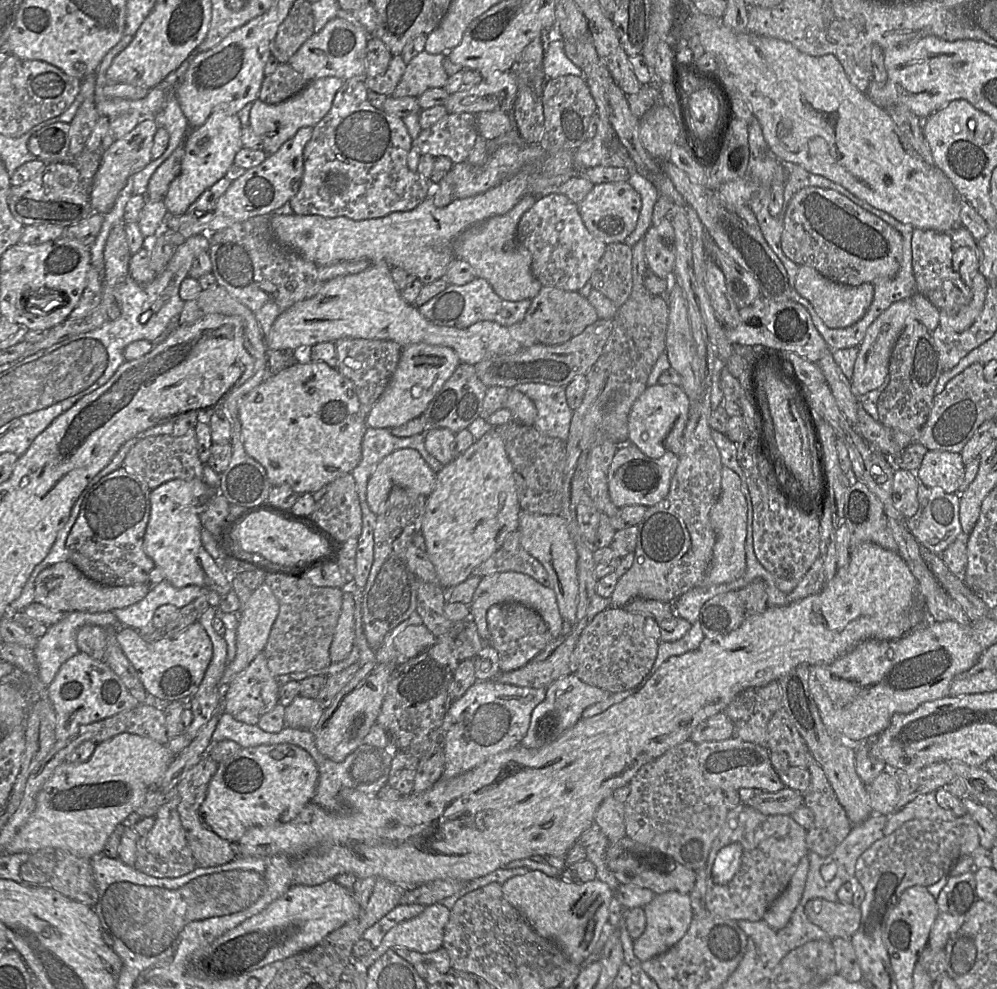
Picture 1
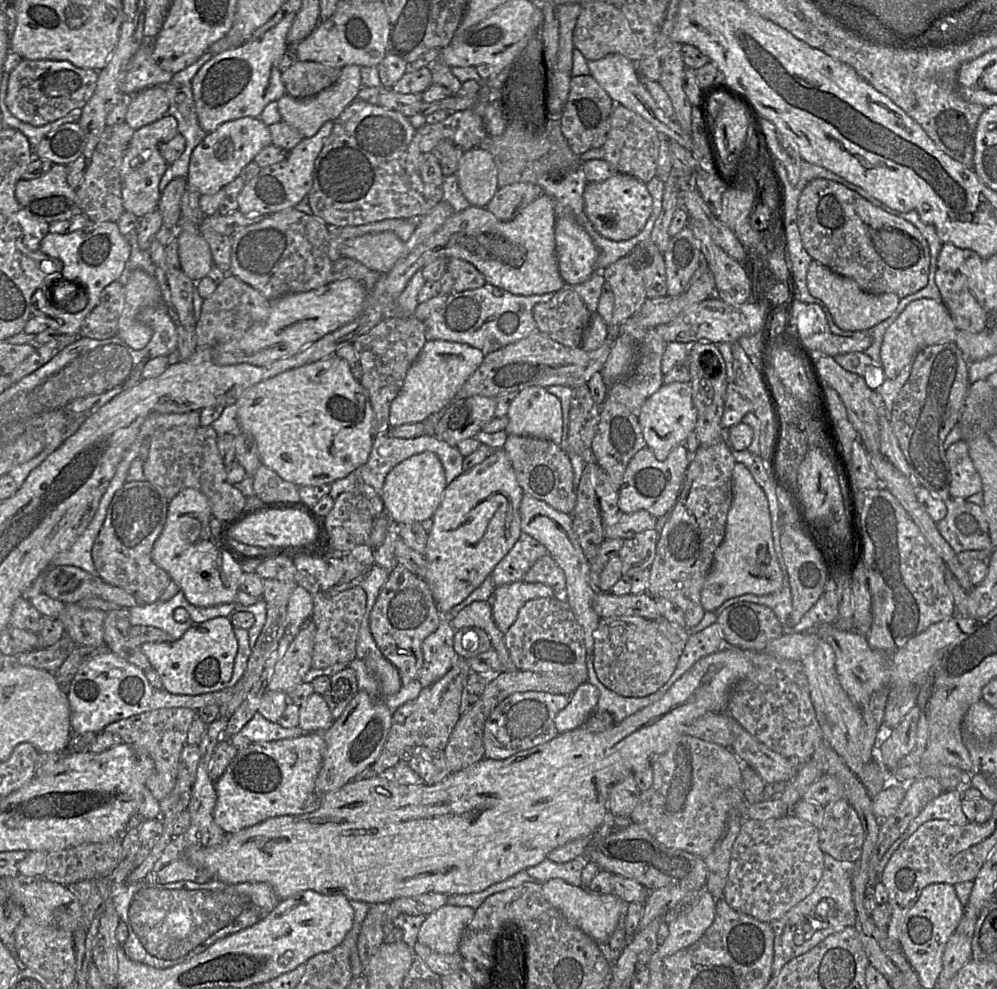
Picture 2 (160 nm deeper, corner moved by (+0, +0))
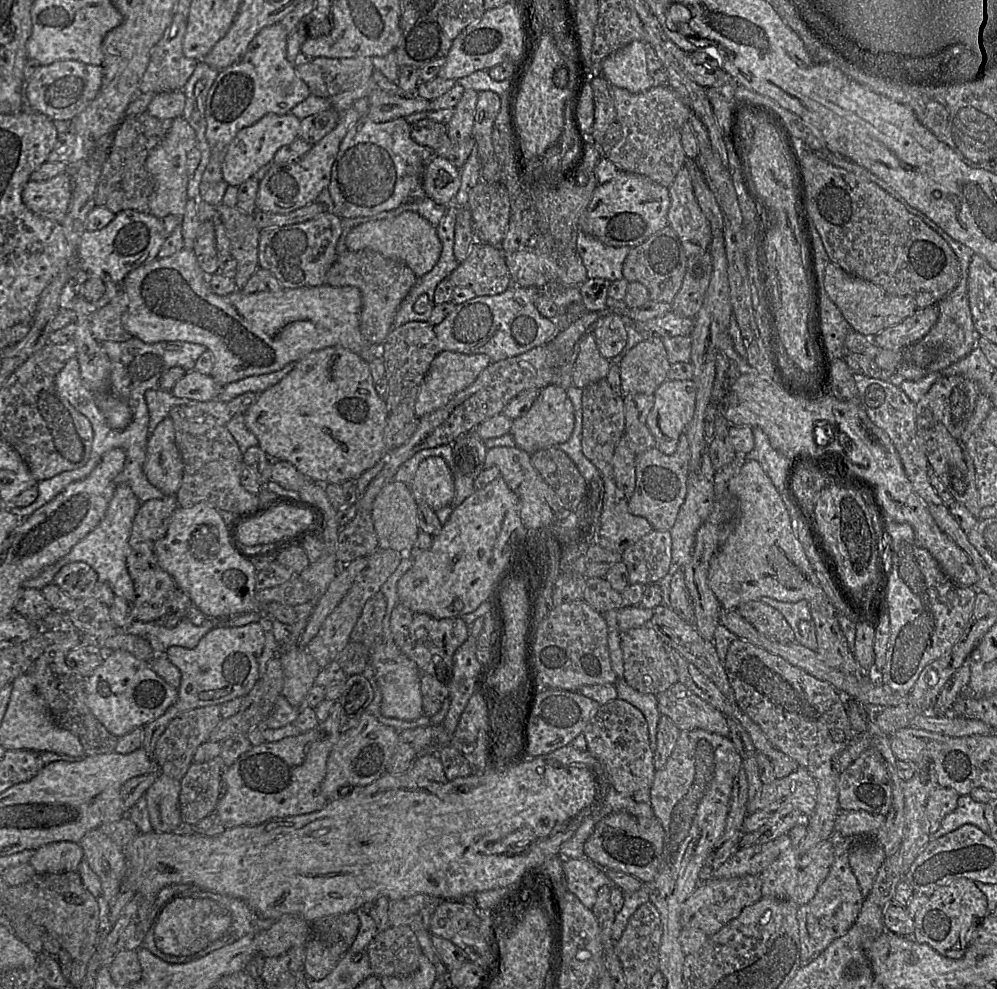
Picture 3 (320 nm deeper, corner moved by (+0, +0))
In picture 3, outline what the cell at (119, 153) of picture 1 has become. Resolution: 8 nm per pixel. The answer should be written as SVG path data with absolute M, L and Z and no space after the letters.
M182 117L174 118L164 140L150 151L146 159L146 169L154 180L154 191L149 198L150 214L159 219L168 215L183 216L189 199L187 186L191 178L186 165L187 154L195 147L197 147L195 130Z

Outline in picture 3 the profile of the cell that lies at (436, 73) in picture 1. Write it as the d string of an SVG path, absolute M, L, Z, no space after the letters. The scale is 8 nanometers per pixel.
M465 89L461 99L453 108L453 116L446 124L446 134L452 142L461 142L471 136L477 99L477 91Z

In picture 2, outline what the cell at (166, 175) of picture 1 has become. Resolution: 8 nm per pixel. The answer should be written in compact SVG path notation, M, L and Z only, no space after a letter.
M177 177L171 180L164 190L161 192L159 204L157 207L157 211L162 215L163 225L169 230L174 230L174 238L175 238L175 230L177 229L178 222L181 218L181 210L180 210L180 202L181 197L185 192L187 187L187 182L185 178Z

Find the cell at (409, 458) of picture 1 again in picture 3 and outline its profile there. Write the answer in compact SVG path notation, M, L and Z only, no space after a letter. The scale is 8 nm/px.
M439 456L424 459L408 485L418 506L429 506L435 511L451 505L455 493L453 473L446 461Z

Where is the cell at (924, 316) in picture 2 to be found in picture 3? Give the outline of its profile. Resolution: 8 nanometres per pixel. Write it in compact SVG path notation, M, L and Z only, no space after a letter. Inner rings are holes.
M907 203L902 204L909 213L921 219L928 227L933 229L947 242L959 261L961 277L957 286L936 304L939 311L938 319L931 330L920 341L915 343L915 348L911 350L911 355L914 357L910 360L904 361L896 368L895 373L898 379L896 383L897 386L904 380L920 380L922 377L926 376L926 368L923 368L925 367L925 364L932 362L942 353L943 356L949 356L952 358L952 362L954 363L960 361L976 348L977 339L980 337L973 325L967 294L968 268L974 254L973 251L964 244L950 237L921 211ZM927 352L930 352L931 357L926 355Z

